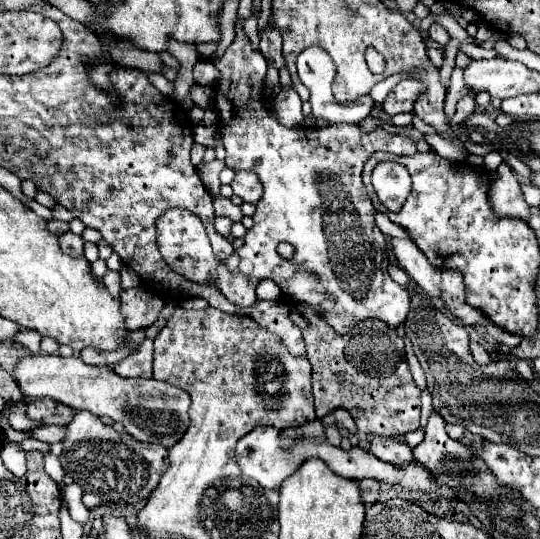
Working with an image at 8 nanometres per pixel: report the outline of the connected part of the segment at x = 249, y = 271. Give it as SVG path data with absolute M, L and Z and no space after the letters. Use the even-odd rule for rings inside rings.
M236 23L236 39L234 43L228 47L228 51L218 59L218 61L212 61L218 69L220 69L220 81L216 83L216 109L220 111L220 123L218 123L218 131L220 131L220 137L224 141L224 147L226 147L226 165L233 169L235 172L245 170L254 171L262 185L264 185L264 195L262 199L256 203L256 213L254 213L254 227L248 229L246 233L246 245L242 245L240 249L234 251L232 257L228 257L226 261L216 261L214 253L212 253L212 247L206 233L204 225L200 223L200 219L194 215L194 213L186 213L184 209L170 209L164 213L164 217L160 217L158 221L158 249L160 253L164 255L164 259L168 261L168 265L178 271L180 275L184 275L186 279L194 281L194 283L200 283L200 285L214 285L228 301L232 301L234 305L238 307L248 307L248 305L254 305L256 303L256 295L254 295L254 289L258 285L258 281L262 279L272 279L276 281L276 285L282 289L284 295L290 295L294 297L298 303L306 303L306 305L312 305L312 309L316 309L318 313L324 315L324 319L328 321L328 325L332 325L332 329L336 329L338 335L346 335L350 333L360 321L366 321L366 319L374 319L374 321L384 321L390 329L398 329L406 315L408 315L408 307L410 307L410 295L408 291L394 283L388 275L388 253L384 251L386 249L386 237L382 235L382 231L376 227L374 223L374 207L366 195L366 189L364 189L364 183L362 183L362 169L364 169L364 163L370 159L370 155L374 155L376 151L386 151L386 153L394 153L394 155L412 155L416 153L416 143L408 137L402 137L402 135L396 135L396 133L390 133L390 131L384 131L384 129L376 129L372 133L362 133L356 125L332 125L332 127L324 127L324 129L288 129L288 127L282 127L272 115L270 115L270 101L264 99L264 75L266 75L266 59L260 55L260 51L254 51L248 37L244 35L242 31L242 23ZM324 169L330 169L330 177L324 175L322 171ZM280 241L288 241L290 245L294 245L296 253L294 253L294 259L282 259L276 251L276 245Z

